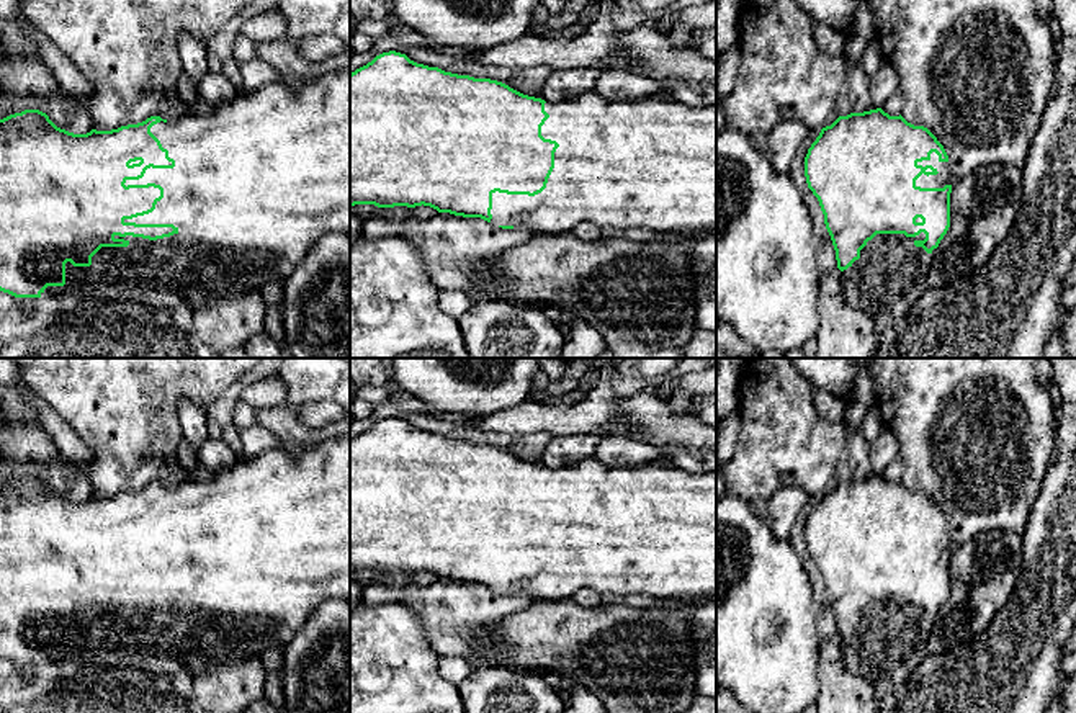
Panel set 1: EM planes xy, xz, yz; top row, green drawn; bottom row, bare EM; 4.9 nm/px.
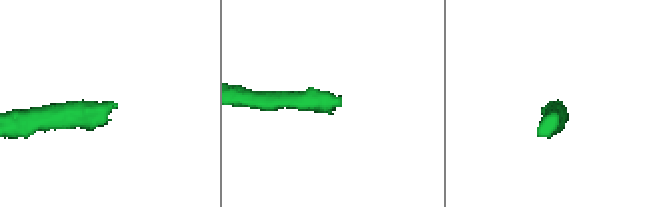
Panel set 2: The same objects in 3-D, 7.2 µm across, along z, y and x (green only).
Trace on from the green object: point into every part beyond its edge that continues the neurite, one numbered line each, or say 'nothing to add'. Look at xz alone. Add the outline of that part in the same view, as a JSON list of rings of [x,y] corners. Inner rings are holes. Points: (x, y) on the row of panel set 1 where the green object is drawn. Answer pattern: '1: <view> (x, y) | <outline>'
1: xz (650, 164) | [[[592,92],[567,101],[546,101],[545,111],[549,118],[541,126],[541,136],[559,144],[546,188],[535,196],[492,193],[492,224],[528,227],[536,235],[572,232],[584,222],[600,229],[644,229],[657,234],[716,232],[716,106],[697,108],[654,95],[610,101]]]

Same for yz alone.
1: yz (892, 272) | [[[876,234],[860,250],[860,258],[841,271],[844,298],[854,309],[868,314],[875,325],[912,311],[912,301],[930,289],[930,267],[937,249],[927,253],[916,247],[926,234]]]

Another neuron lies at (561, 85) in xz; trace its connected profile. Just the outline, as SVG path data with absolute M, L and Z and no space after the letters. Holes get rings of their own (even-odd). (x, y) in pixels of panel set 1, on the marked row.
M574 65L564 70L553 70L540 93L545 101L567 101L584 93L595 92L602 70L595 65Z

